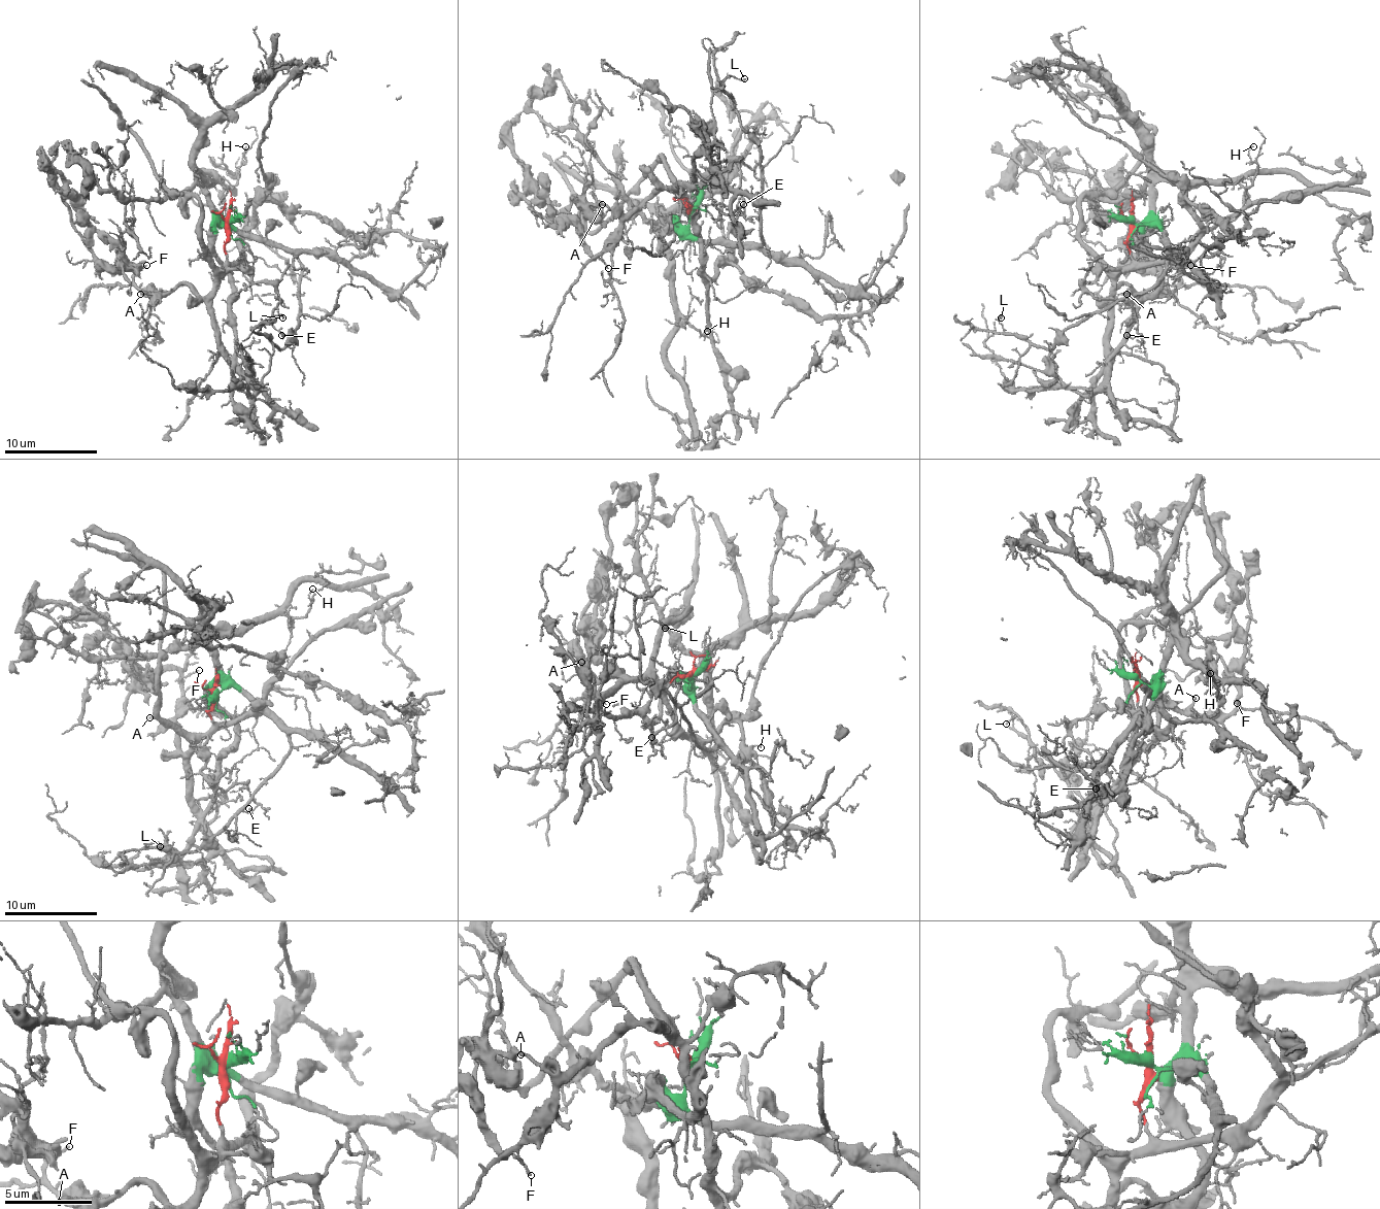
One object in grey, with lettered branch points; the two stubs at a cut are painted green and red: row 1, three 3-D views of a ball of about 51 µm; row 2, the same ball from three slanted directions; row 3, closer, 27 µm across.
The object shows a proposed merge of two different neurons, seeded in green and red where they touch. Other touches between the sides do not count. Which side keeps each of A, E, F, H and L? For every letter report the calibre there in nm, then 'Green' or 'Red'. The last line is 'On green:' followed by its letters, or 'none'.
A: Thickness 170 nm. Red
E: Thickness 130 nm. Red
F: Thickness 100 nm. Red
H: Thickness 110 nm. Green
L: Thickness 130 nm. Green
On green: H, L

